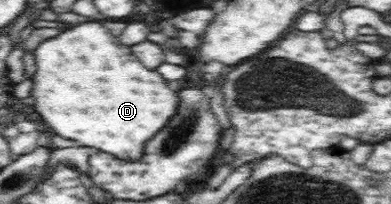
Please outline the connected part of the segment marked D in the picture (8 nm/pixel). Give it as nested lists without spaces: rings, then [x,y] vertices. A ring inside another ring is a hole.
[[[98,21],[80,23],[60,37],[41,42],[33,51],[33,56],[36,59],[31,90],[33,111],[46,121],[44,128],[52,135],[78,141],[80,147],[93,147],[122,161],[140,161],[148,141],[156,137],[156,133],[160,133],[160,129],[164,129],[178,113],[178,91],[174,91],[160,73],[148,71],[144,65],[140,65],[140,61],[132,57],[132,51],[120,45],[118,39],[112,37],[110,31]]]

